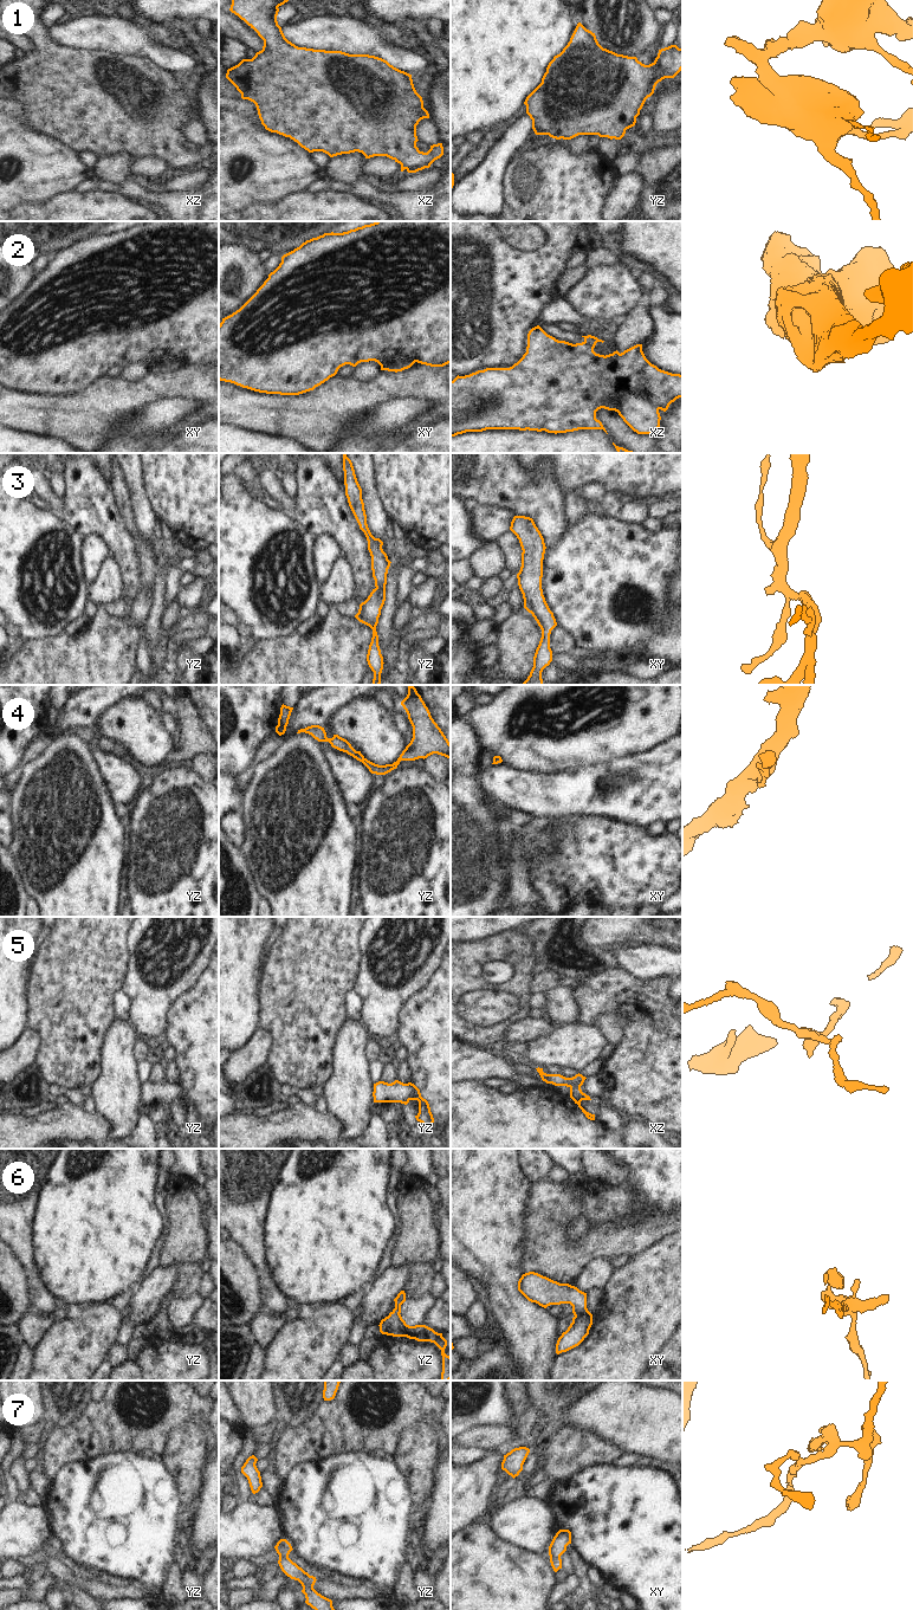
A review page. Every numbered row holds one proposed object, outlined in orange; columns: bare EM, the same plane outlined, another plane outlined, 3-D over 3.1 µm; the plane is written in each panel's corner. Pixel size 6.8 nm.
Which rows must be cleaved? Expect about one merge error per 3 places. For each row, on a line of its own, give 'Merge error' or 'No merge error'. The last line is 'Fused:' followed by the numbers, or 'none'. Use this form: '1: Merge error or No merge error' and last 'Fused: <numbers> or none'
1: No merge error
2: Merge error
3: No merge error
4: No merge error
5: No merge error
6: No merge error
7: No merge error
Fused: 2.

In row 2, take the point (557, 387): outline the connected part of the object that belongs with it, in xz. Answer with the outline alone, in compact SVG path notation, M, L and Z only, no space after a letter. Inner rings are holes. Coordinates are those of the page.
M537 325L527 334L526 353L512 367L458 375L451 381L451 438L486 429L529 429L555 434L603 429L607 433L596 419L596 412L601 408L617 412L620 399L628 393L646 396L663 412L682 397L682 375L652 364L642 351L642 344L604 356L594 351L596 343L604 341L591 335L582 337L584 341L576 344L558 341Z

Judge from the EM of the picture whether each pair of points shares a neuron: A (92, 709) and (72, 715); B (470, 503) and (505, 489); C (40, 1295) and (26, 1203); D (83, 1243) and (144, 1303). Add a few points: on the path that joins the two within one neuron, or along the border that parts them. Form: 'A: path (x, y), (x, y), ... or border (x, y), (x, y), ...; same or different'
A: path (88, 707), (82, 707), (77, 711); same
B: border (463, 498), (471, 497), (478, 503); different
C: path (33, 1273), (23, 1249), (23, 1226); same
D: border (140, 1282), (135, 1286); different

